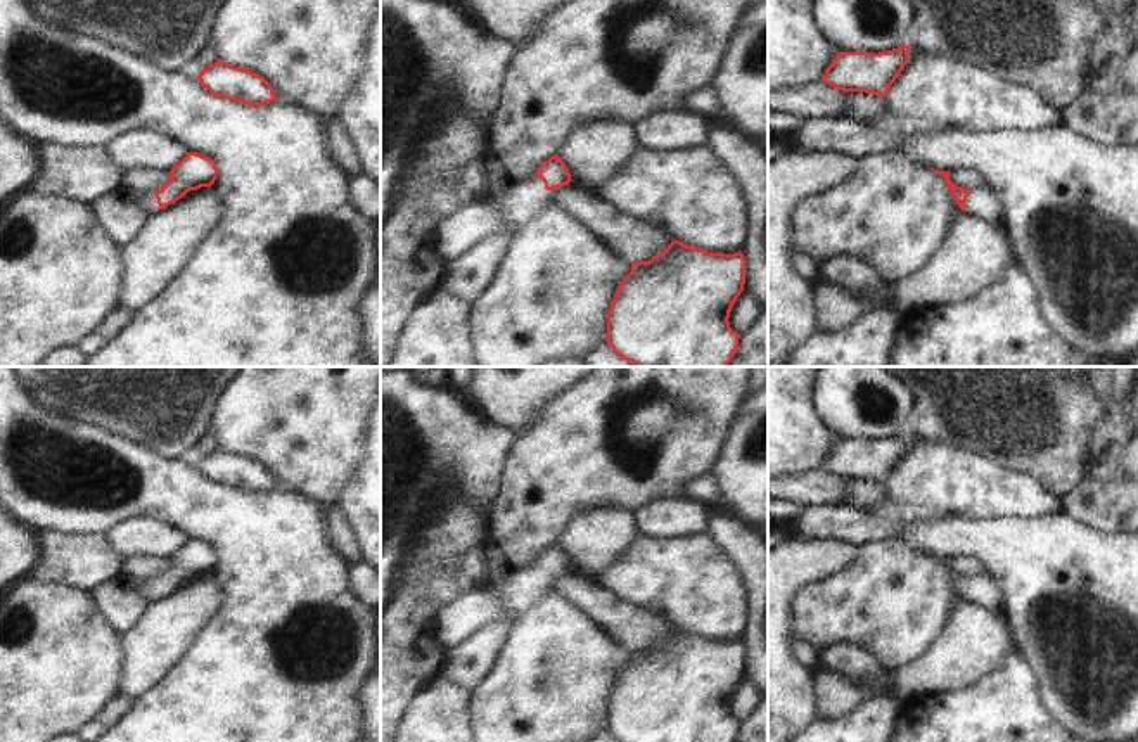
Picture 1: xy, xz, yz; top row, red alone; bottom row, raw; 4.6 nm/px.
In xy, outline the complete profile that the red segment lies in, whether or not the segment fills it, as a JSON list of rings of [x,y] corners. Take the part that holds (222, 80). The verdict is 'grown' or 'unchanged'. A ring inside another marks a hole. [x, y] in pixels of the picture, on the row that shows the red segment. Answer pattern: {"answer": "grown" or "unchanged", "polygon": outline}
{"answer": "unchanged", "polygon": [[[221,61],[202,69],[197,80],[214,97],[249,106],[266,106],[277,100],[272,85],[263,76]]]}

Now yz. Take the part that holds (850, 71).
{"answer": "unchanged", "polygon": [[[908,45],[879,54],[839,52],[827,67],[823,81],[842,92],[865,92],[885,97],[908,64],[908,52]]]}

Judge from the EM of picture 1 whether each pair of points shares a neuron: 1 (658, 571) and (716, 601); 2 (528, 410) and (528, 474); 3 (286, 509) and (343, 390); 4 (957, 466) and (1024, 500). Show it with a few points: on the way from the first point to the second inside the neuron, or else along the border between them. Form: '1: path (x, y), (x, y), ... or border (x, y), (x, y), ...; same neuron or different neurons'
1: path (671, 578), (687, 580), (703, 594); same neuron
2: border (556, 398), (517, 434); different neurons
3: border (277, 485), (310, 497), (322, 507); different neurons
4: path (974, 483), (979, 488), (1007, 495); same neuron

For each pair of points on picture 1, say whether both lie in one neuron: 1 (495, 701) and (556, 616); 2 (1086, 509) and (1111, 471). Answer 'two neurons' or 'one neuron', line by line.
1: one neuron
2: two neurons

